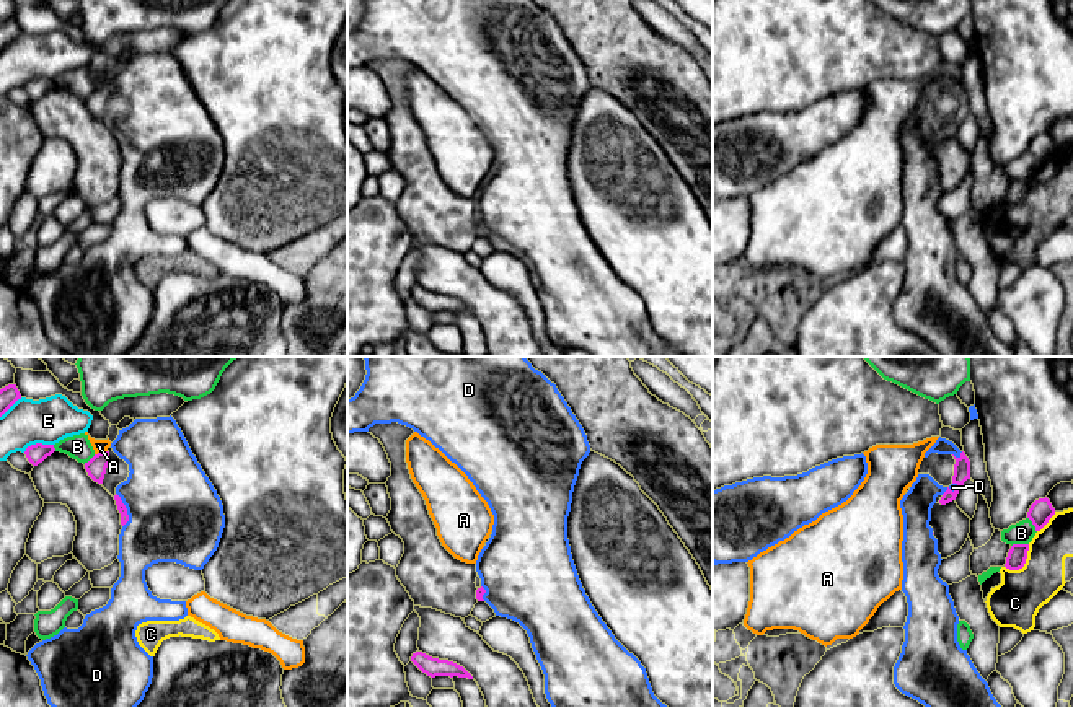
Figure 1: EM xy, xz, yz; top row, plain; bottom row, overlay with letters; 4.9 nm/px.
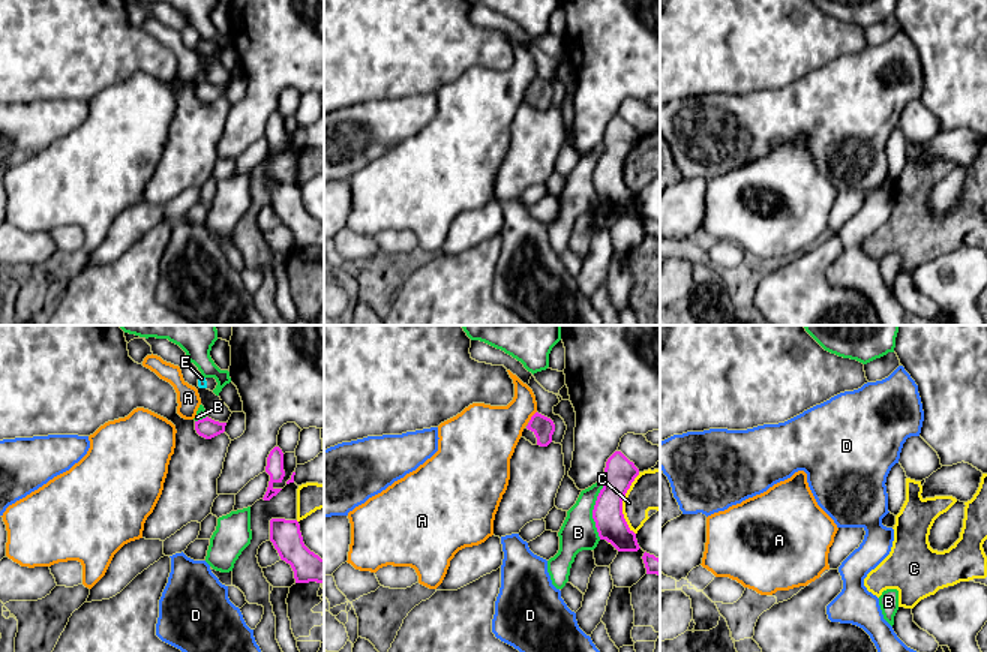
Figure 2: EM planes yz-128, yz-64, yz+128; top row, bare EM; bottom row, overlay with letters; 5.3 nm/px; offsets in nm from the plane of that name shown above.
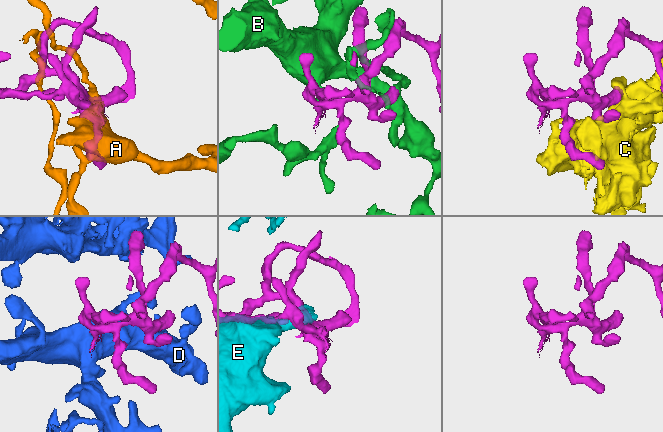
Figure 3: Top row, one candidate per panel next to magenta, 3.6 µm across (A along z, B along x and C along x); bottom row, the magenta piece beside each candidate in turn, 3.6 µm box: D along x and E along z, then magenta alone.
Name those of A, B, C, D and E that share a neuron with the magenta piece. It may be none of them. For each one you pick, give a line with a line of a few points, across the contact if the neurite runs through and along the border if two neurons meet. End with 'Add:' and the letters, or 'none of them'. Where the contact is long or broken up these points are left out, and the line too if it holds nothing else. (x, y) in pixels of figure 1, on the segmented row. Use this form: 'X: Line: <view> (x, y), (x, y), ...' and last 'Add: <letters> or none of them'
Add: D

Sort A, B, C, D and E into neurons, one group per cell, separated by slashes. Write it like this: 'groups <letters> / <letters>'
groups A / B / C / D / E

